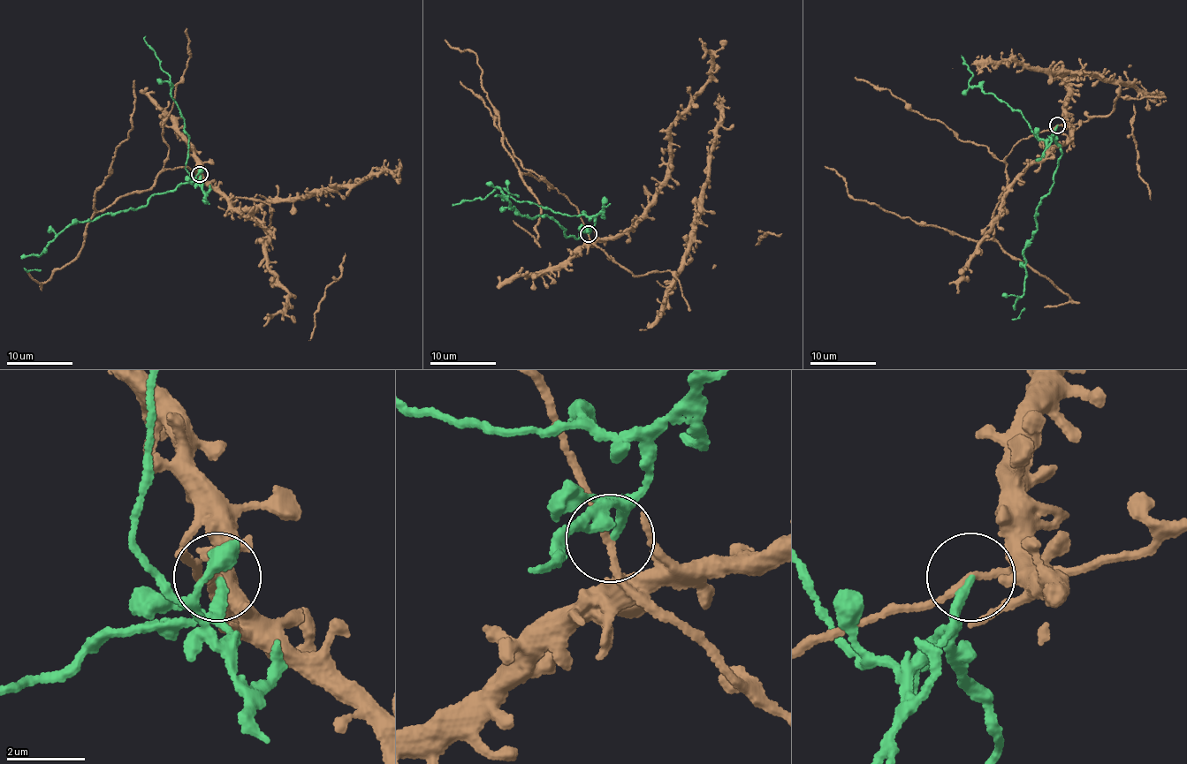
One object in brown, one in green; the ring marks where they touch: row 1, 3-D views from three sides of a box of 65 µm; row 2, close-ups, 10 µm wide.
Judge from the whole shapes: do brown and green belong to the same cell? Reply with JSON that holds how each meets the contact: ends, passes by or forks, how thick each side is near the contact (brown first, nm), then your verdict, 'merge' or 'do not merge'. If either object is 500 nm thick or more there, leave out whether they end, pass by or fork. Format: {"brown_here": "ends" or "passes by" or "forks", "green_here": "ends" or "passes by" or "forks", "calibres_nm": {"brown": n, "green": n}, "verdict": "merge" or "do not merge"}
{"brown_here": "passes by", "green_here": "ends", "calibres_nm": {"brown": 170, "green": 200}, "verdict": "do not merge"}

